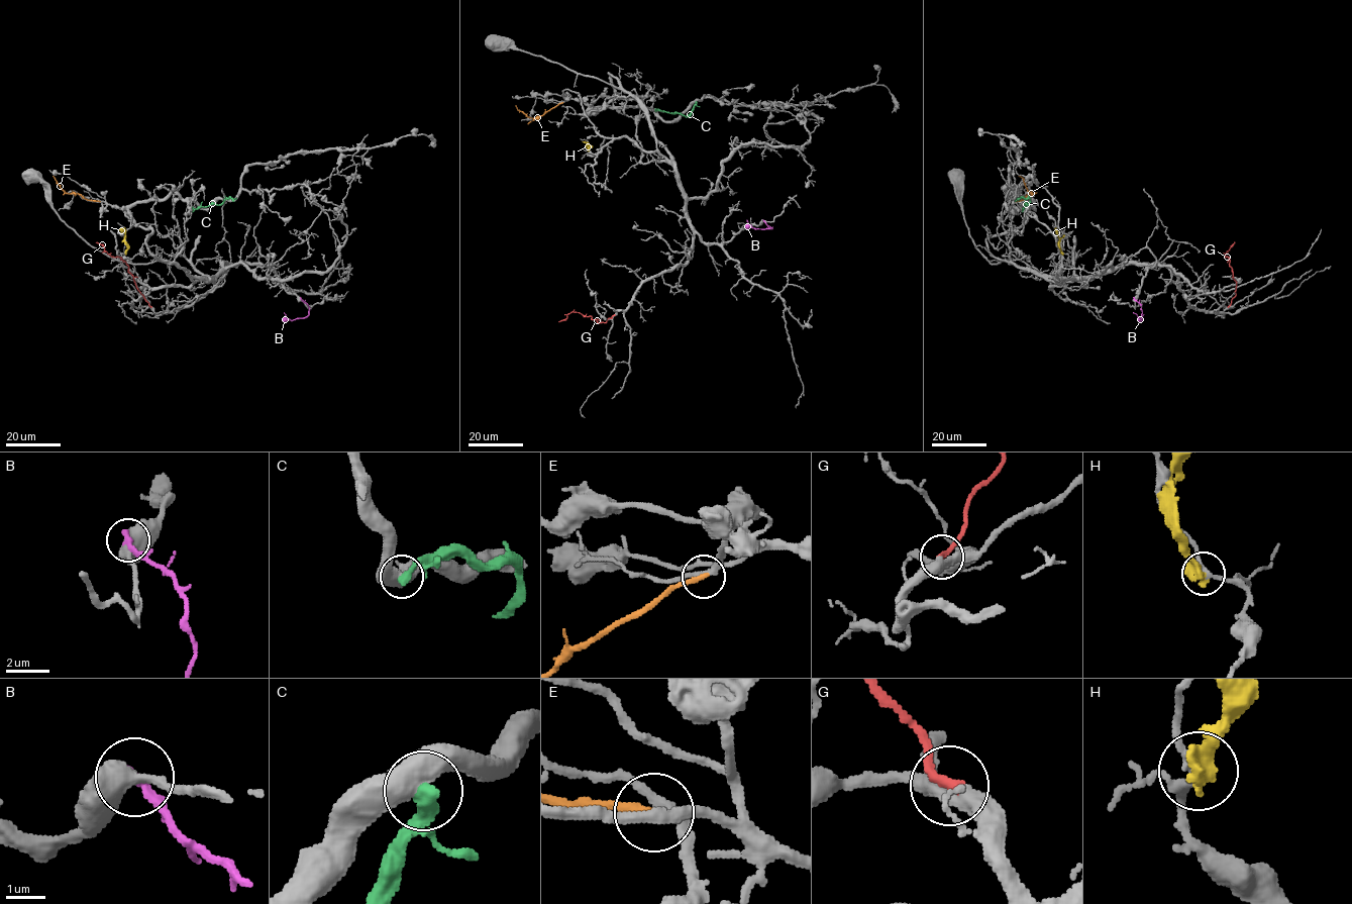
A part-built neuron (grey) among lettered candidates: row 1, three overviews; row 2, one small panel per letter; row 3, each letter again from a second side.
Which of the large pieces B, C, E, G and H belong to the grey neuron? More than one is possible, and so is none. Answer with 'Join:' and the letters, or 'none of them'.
Join: E, G

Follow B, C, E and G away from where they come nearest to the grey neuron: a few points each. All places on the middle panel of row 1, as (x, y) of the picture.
B: (763, 220), (771, 228), (752, 228), (746, 219)
C: (696, 102), (688, 116), (654, 109)
E: (562, 103), (542, 115), (529, 117), (515, 105)
G: (613, 315), (605, 322), (598, 323), (592, 317), (572, 311), (558, 321)

